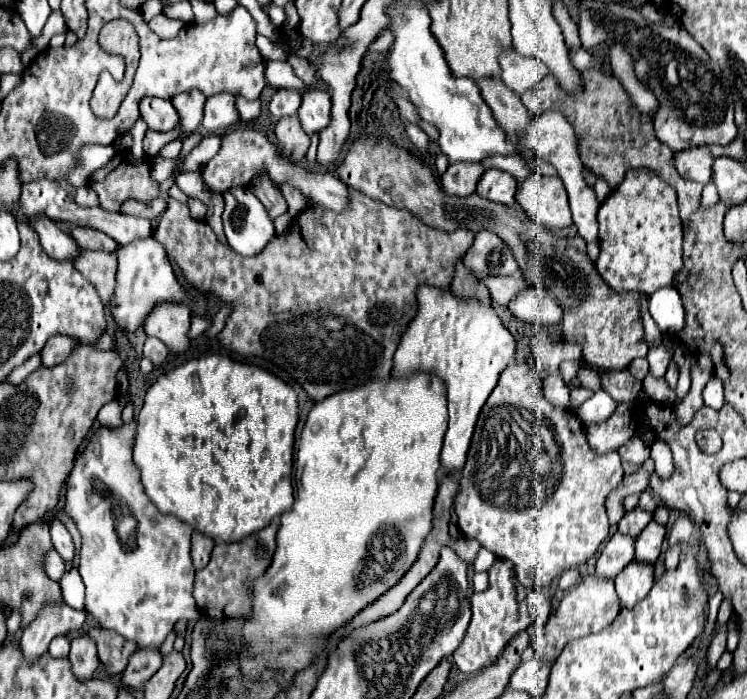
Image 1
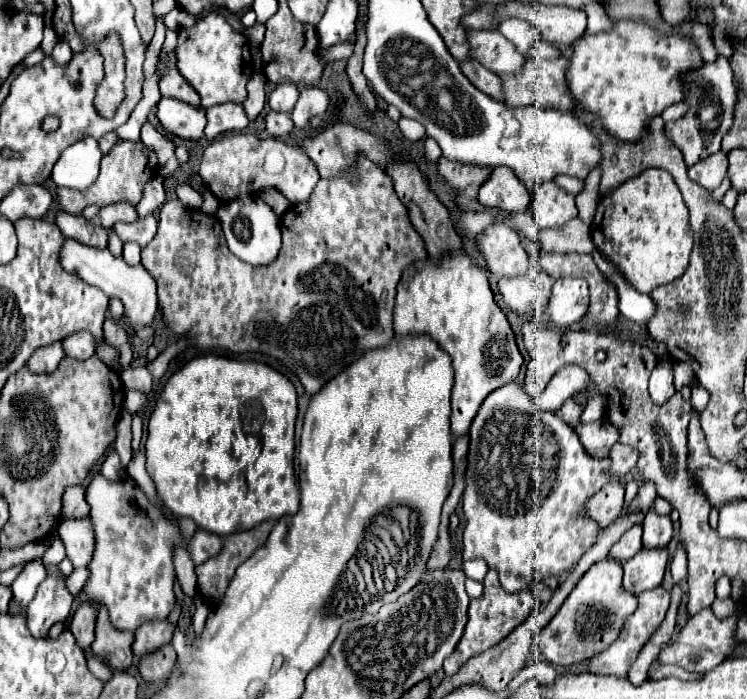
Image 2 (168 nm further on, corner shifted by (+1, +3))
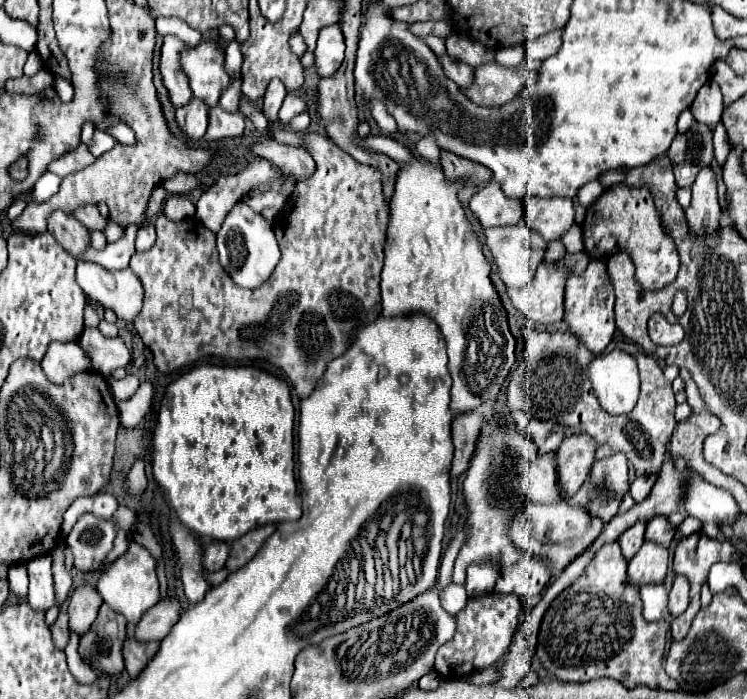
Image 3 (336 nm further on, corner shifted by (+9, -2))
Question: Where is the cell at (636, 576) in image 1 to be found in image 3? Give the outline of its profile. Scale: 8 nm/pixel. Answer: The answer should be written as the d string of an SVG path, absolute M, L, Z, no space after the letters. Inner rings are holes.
M644 541L640 551L628 561L628 583L642 587L642 585L656 585L662 583L668 571L668 549L662 545L654 545Z

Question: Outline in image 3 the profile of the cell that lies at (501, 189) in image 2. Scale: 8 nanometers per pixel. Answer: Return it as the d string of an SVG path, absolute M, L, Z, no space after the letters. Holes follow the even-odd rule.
M488 183L470 199L470 211L478 217L482 227L516 225L522 219L522 205L504 195L498 183Z

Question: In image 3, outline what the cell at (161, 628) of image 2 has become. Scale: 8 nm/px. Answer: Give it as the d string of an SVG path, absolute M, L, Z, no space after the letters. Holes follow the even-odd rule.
M176 599L160 601L150 611L146 611L142 621L136 625L136 631L134 631L136 641L142 641L142 643L162 641L170 633L178 617L180 617L180 603Z

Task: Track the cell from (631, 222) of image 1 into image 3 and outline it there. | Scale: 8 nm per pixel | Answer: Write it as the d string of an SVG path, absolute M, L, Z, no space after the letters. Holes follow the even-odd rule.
M622 183L606 189L600 199L588 207L582 233L584 249L592 259L608 261L616 253L628 253L634 263L634 277L644 289L660 291L674 283L680 267L678 249L672 235L664 229L654 197L646 187L630 187Z

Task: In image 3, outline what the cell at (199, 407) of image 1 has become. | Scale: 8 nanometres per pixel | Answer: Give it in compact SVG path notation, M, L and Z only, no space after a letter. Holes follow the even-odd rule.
M196 365L192 371L182 373L176 377L168 387L160 403L160 413L158 413L158 423L154 427L154 437L152 437L152 475L158 487L164 493L164 499L168 507L176 513L176 517L182 521L184 527L188 527L192 533L198 537L212 537L216 541L234 541L246 535L248 531L268 525L268 523L282 523L282 521L298 521L302 515L302 509L296 501L296 481L294 481L294 407L290 401L290 389L284 379L278 379L262 369L252 366L217 366L217 365Z

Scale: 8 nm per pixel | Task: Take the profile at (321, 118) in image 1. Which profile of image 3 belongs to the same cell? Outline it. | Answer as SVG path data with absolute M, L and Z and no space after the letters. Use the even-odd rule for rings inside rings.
M286 95L286 99L284 99L284 105L282 105L282 109L280 109L280 121L284 123L284 125L288 125L290 121L292 121L292 117L296 117L296 115L300 115L300 113L306 113L308 111L308 105L306 105L306 101L302 99L302 97L298 97L298 95Z

